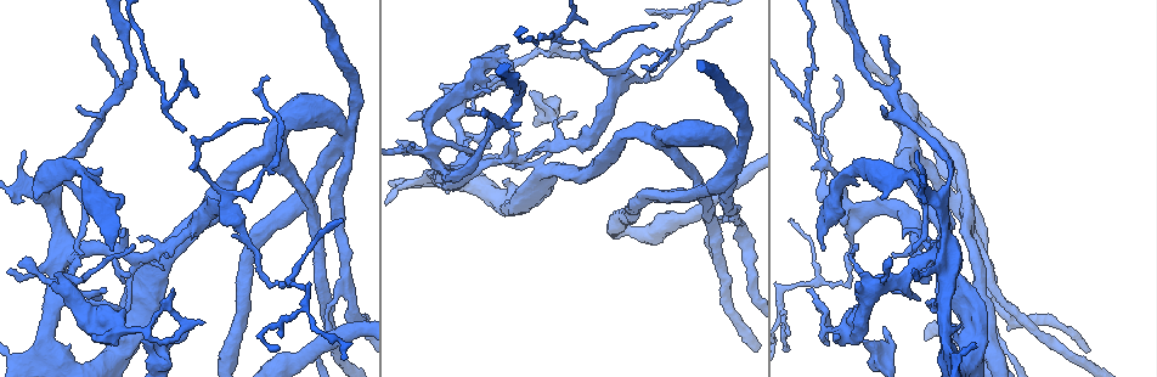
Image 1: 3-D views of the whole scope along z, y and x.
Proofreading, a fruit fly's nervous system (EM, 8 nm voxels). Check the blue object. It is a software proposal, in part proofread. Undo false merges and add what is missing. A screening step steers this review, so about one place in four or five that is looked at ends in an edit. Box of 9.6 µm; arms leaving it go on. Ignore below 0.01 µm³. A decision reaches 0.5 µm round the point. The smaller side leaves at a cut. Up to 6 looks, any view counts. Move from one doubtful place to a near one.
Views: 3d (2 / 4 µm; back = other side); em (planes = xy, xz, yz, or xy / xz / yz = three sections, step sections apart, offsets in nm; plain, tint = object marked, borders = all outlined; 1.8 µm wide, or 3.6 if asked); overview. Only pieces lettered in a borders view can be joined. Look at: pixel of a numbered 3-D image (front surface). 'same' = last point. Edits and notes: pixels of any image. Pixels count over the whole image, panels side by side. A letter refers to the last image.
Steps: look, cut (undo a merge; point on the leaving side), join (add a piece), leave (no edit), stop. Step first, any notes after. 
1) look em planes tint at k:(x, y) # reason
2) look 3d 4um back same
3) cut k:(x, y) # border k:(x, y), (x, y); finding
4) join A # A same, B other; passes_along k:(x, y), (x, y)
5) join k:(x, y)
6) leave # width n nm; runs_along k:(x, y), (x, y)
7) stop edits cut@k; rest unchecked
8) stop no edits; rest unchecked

look 3d 2um at 1:(866, 341) # free end

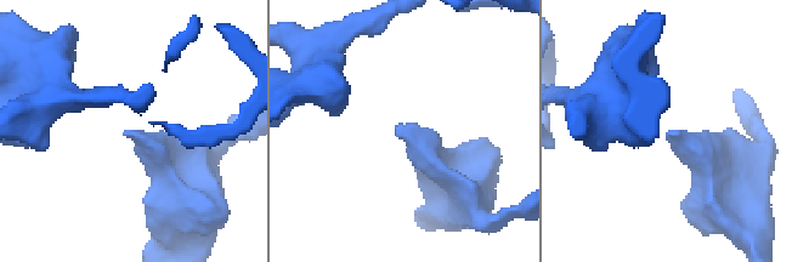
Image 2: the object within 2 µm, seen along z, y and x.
look em planes borders at 2:(673, 133) # now the EM

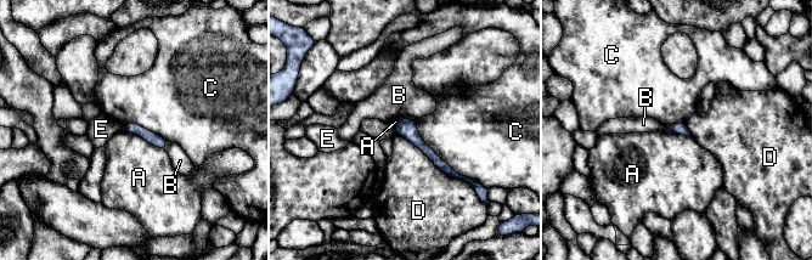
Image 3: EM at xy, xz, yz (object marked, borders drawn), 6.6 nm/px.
leave # A other, B other, C other, D other, E other; none of them fits

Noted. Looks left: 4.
look em planes tint at 1:(889, 266)

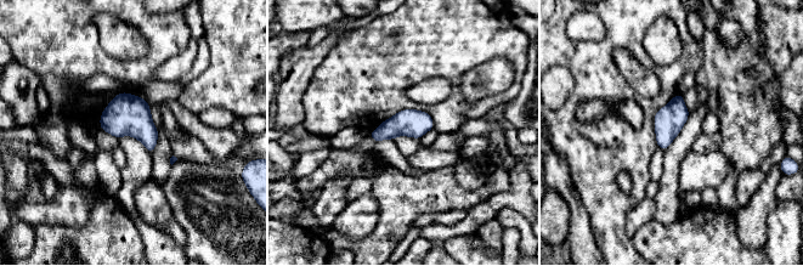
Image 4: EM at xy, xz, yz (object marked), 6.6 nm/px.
look em planes borders same

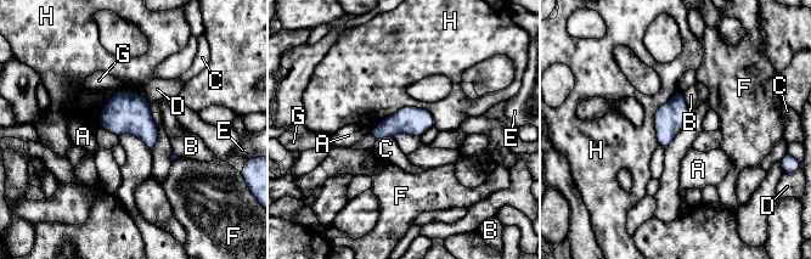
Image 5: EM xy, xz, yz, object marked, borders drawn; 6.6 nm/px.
leave # longest_contact H 440 nm; A other, B other, C other, D other, E other, F other, G other, H other; border 5:(682, 93), (690, 110); none of them fits

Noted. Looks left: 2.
stop no edits; rest unchecked

